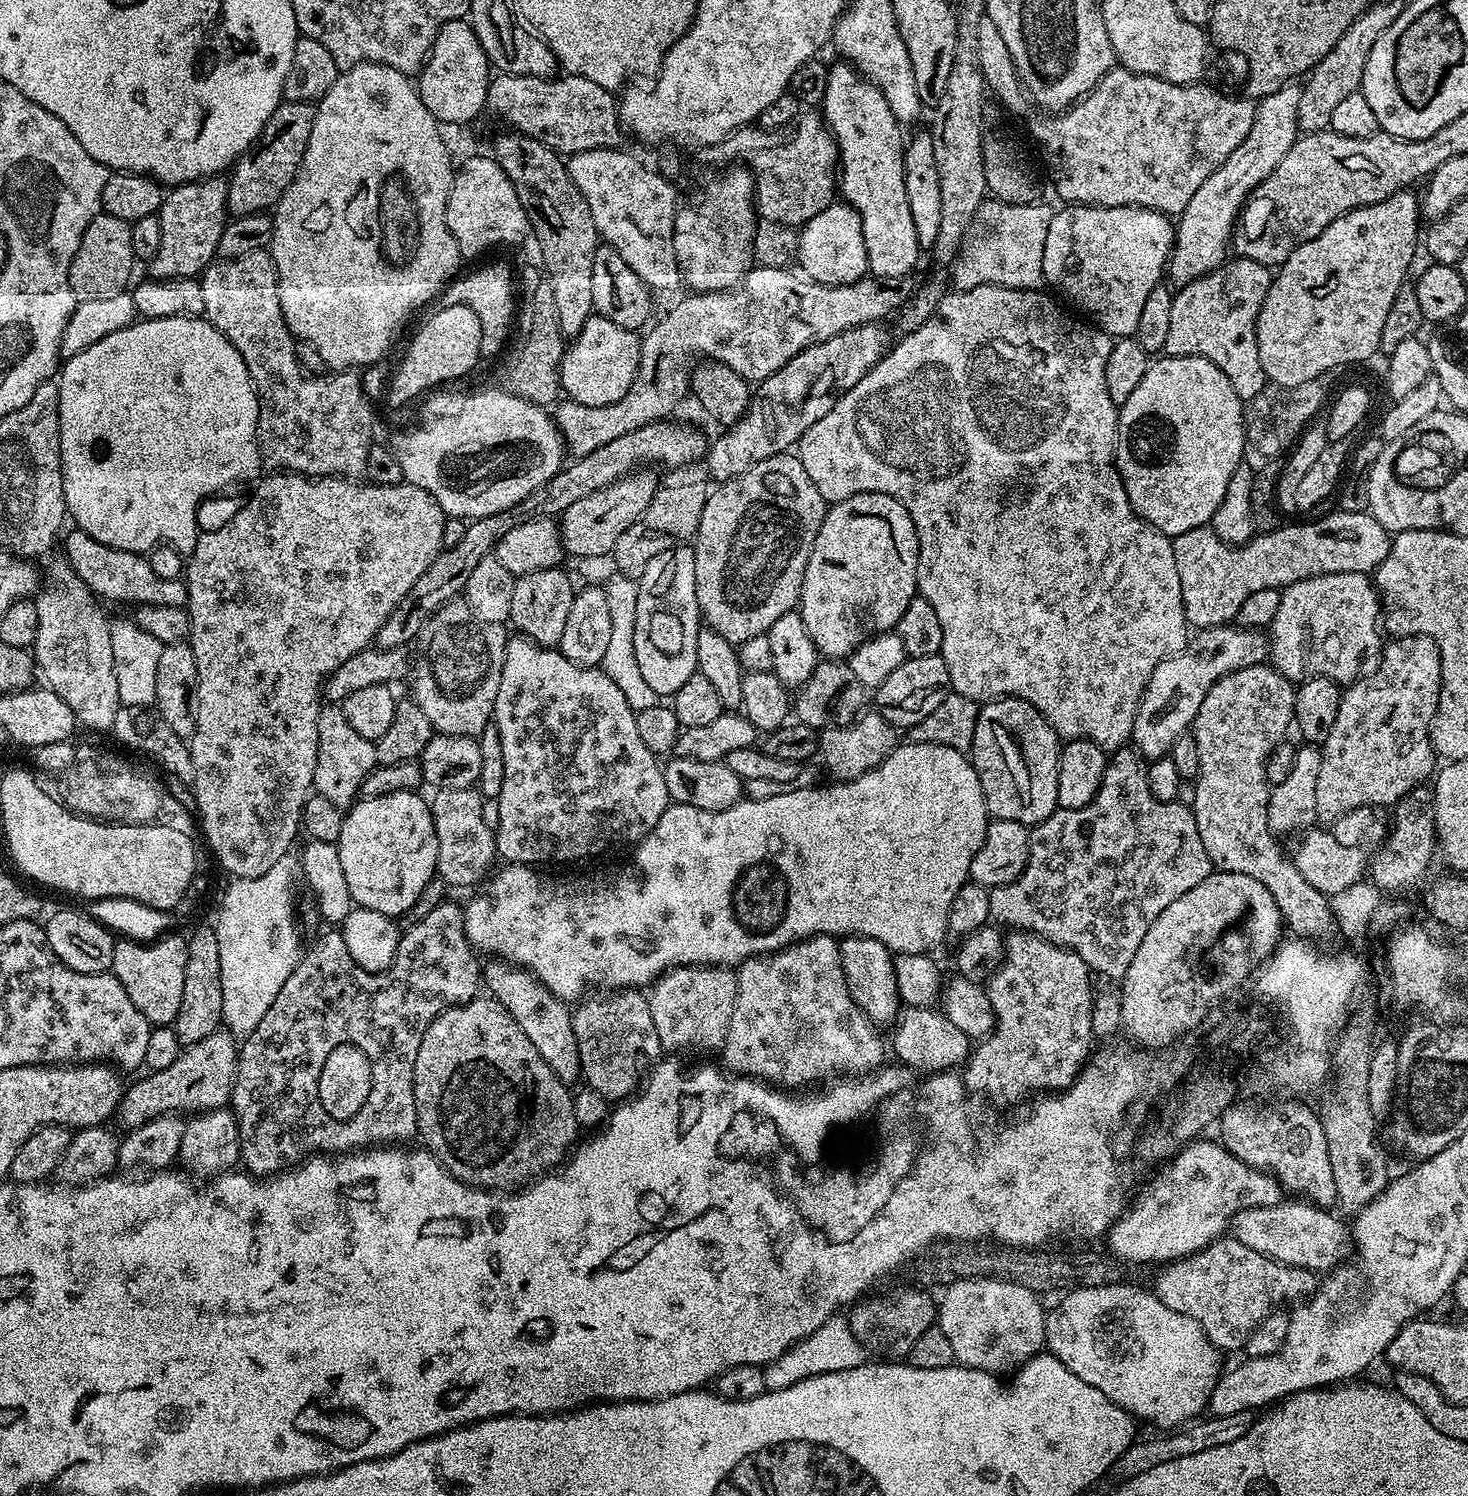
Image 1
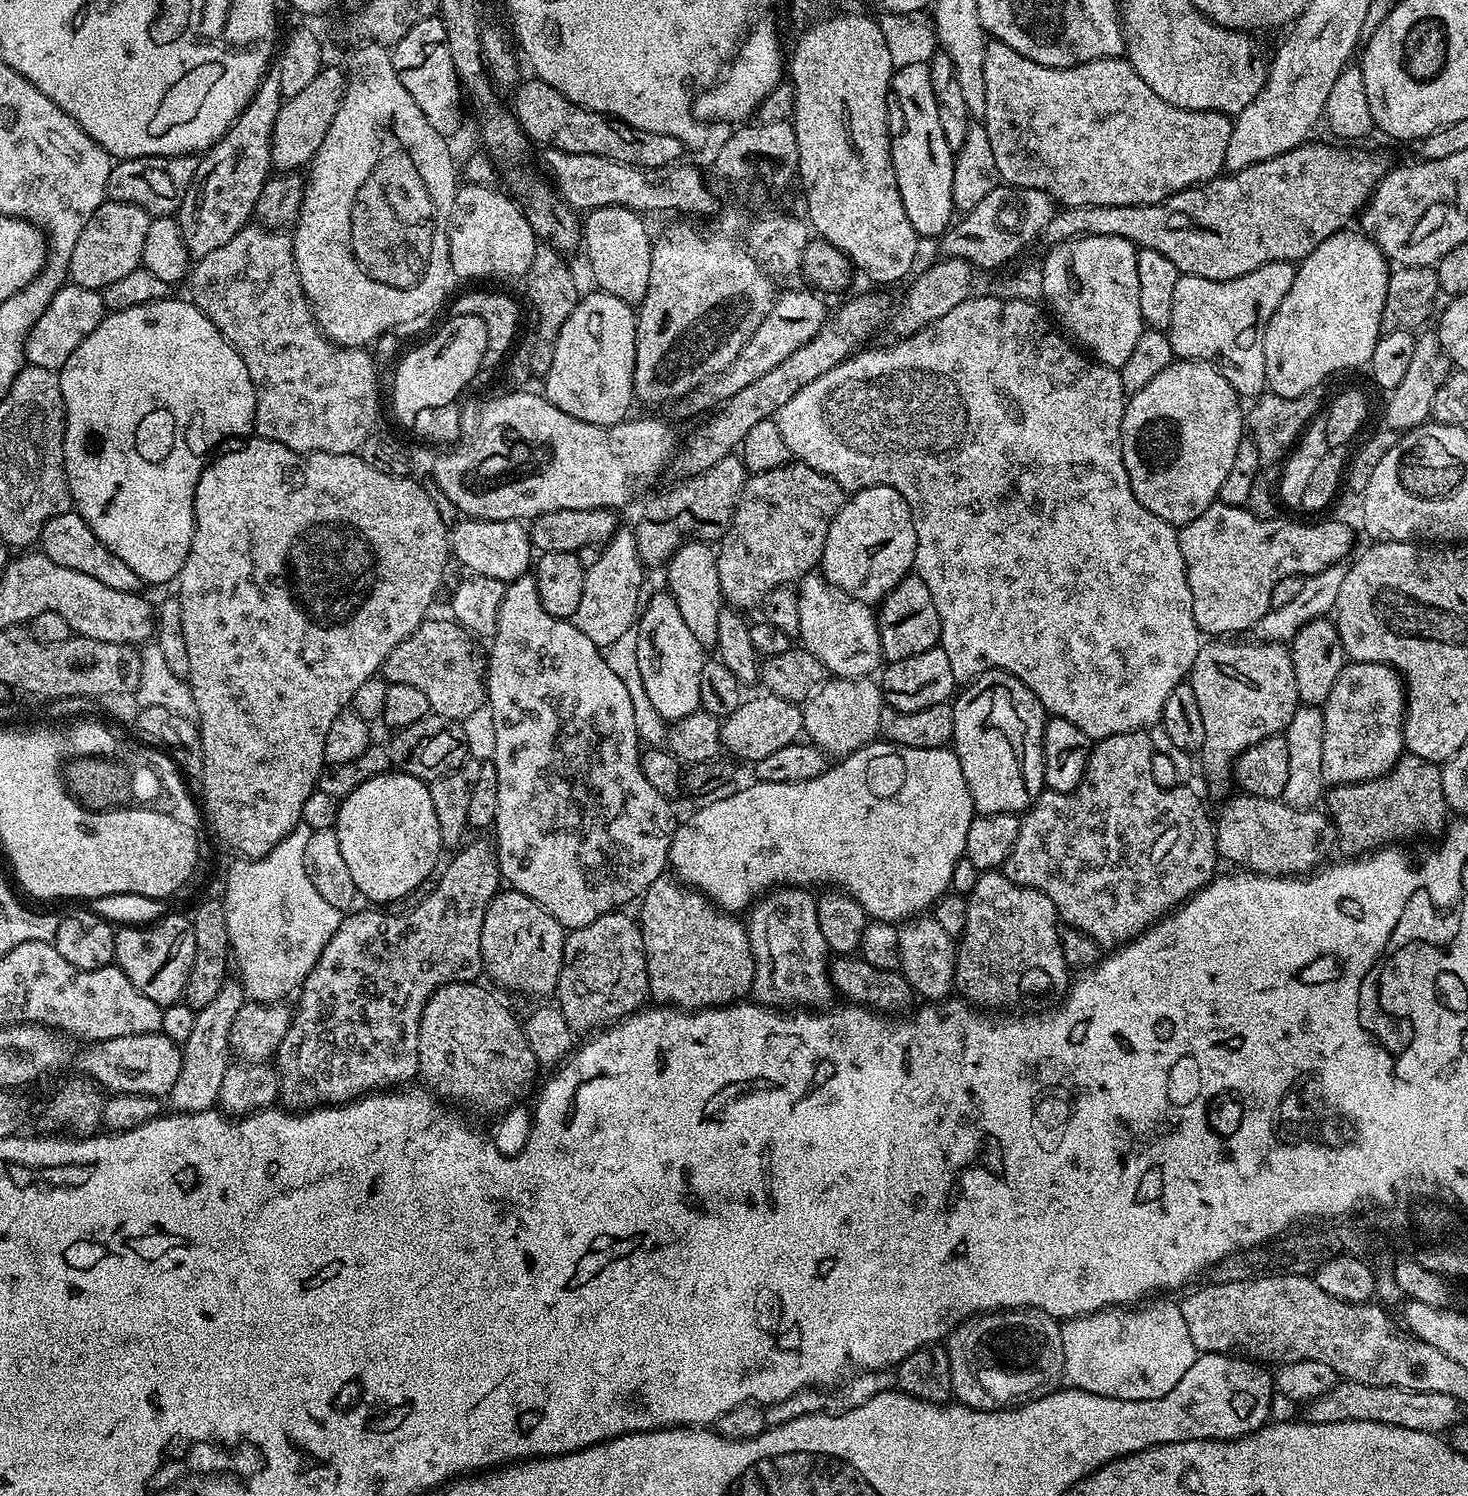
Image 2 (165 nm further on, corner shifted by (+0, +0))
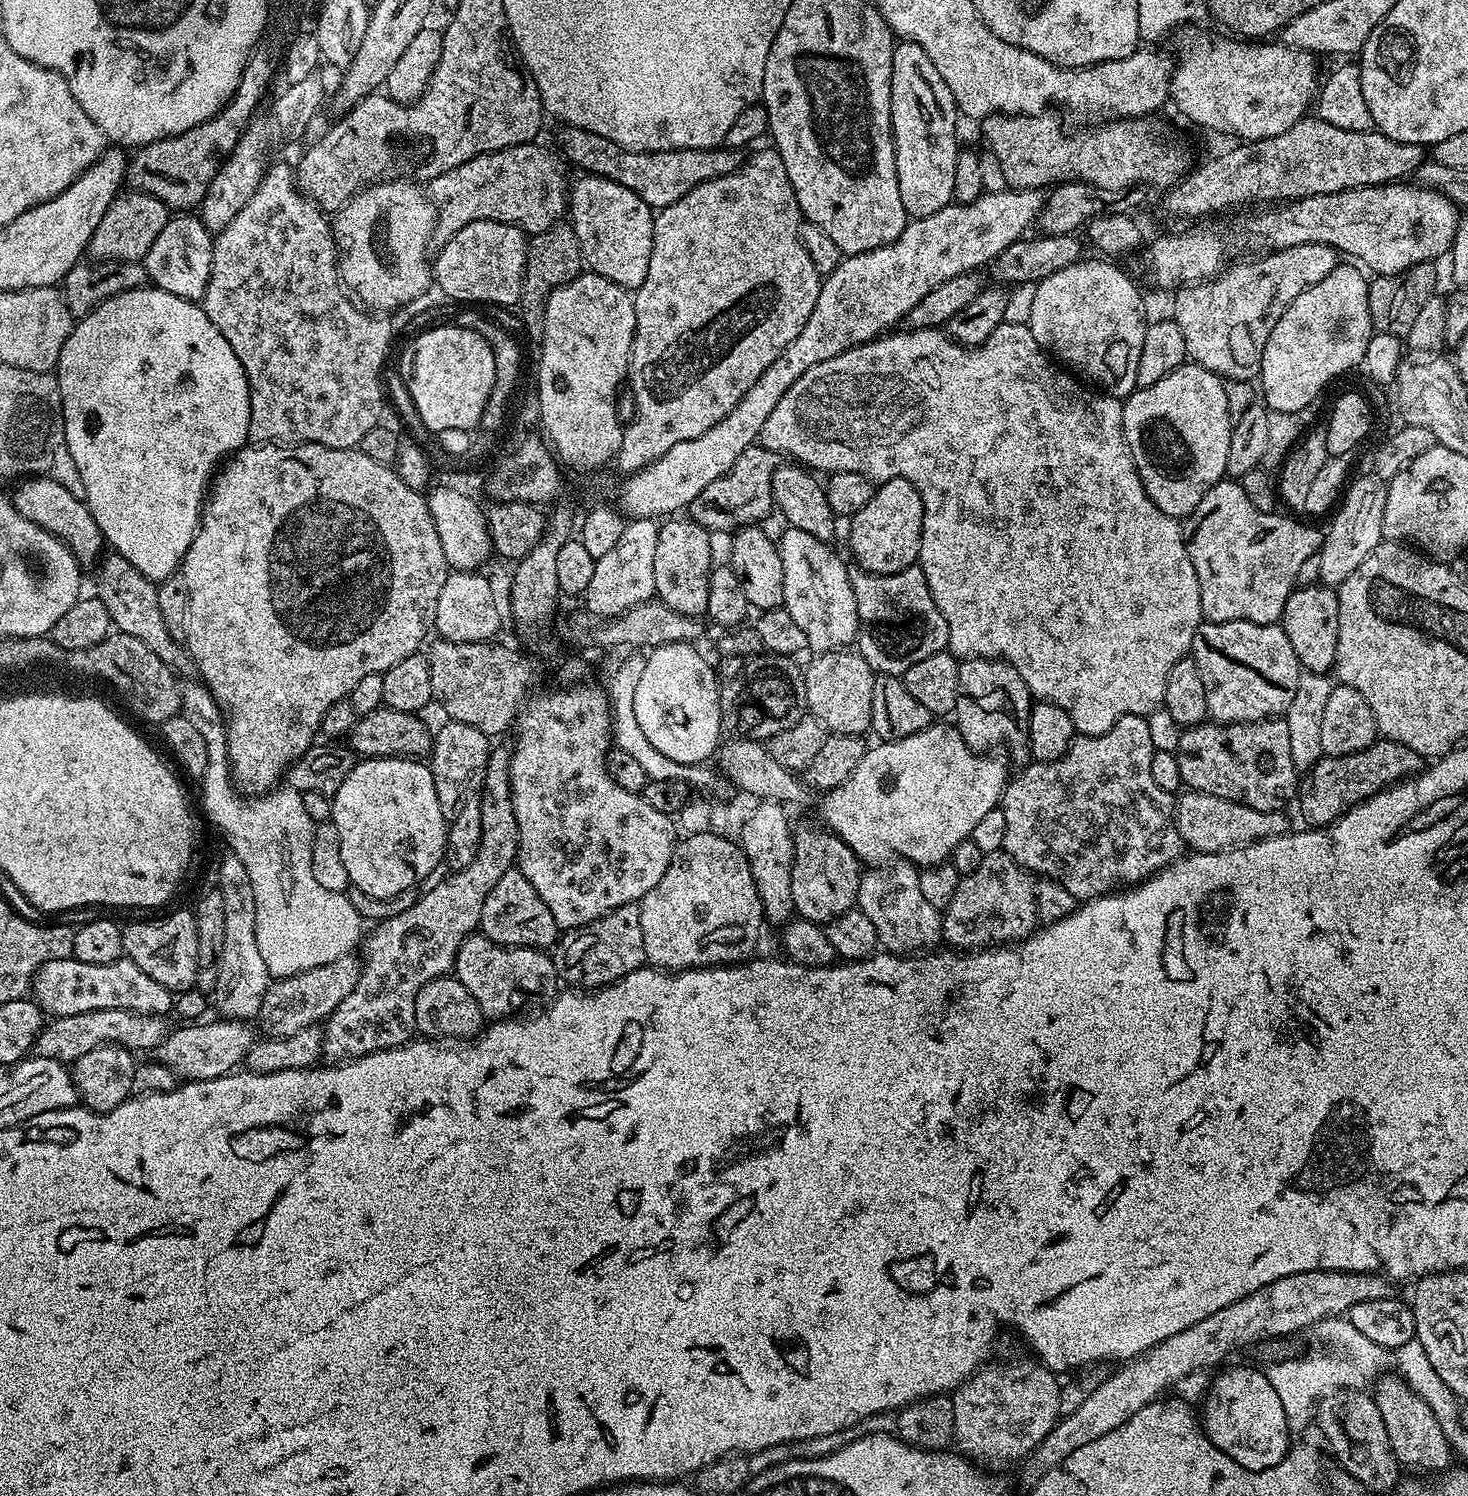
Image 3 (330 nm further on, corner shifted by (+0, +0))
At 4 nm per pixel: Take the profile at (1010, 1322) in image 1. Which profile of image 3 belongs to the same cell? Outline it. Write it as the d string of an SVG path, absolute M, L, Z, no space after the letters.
M1031 1359L1004 1360L1001 1364L985 1363L951 1393L956 1431L954 1440L957 1445L960 1443L959 1451L963 1455L981 1465L1012 1463L1015 1465L1031 1454L1040 1445L1042 1438L1046 1438L1046 1434L1050 1434L1050 1430L1062 1415L1060 1384L1056 1381L1059 1379L1057 1373L1050 1371L1039 1359Z

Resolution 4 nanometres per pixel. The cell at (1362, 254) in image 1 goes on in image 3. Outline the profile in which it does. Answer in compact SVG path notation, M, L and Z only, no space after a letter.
M1348 262L1337 263L1336 268L1330 270L1330 274L1322 278L1322 282L1318 282L1318 286L1310 286L1310 290L1302 290L1302 294L1298 294L1298 298L1290 302L1282 318L1278 318L1274 330L1270 330L1270 338L1266 338L1266 350L1262 350L1258 388L1261 393L1264 391L1263 403L1271 411L1302 410L1302 406L1316 404L1318 400L1316 395L1335 376L1350 371L1355 364L1357 367L1363 361L1366 346L1374 331L1368 301L1370 280L1359 267L1344 263Z

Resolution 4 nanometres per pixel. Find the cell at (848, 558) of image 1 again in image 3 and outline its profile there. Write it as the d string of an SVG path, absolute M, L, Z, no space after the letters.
M895 476L892 480L883 481L873 491L870 502L866 502L866 506L862 506L862 510L858 510L855 516L851 517L852 529L848 532L848 544L852 547L855 563L864 571L874 574L894 574L913 567L920 558L923 513L922 498L918 494L918 490L914 490L914 486L910 482L906 482L906 478Z

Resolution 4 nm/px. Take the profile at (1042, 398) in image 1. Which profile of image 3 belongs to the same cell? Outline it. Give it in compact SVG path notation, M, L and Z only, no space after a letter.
M1000 324L986 342L975 346L958 344L947 331L939 328L900 331L859 344L826 362L818 362L818 366L810 366L810 370L778 398L778 406L774 406L770 418L766 418L758 443L777 454L785 452L788 455L785 457L817 473L860 472L873 482L897 476L906 478L906 482L918 490L924 507L918 567L924 571L934 606L938 606L946 618L947 651L953 656L961 661L1003 660L1014 666L1033 697L1045 704L1062 706L1082 736L1106 734L1123 716L1151 716L1163 705L1166 678L1170 670L1174 670L1174 662L1191 653L1192 639L1202 623L1200 591L1181 521L1158 510L1142 486L1124 437L1123 403L1115 396L1093 390L1071 371L1057 366L1053 357L1040 347L1027 324Z

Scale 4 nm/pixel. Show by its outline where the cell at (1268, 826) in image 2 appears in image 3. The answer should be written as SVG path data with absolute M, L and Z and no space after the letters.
M1191 790L1181 791L1175 806L1178 834L1183 838L1185 845L1196 854L1228 852L1232 848L1242 848L1246 844L1253 844L1256 840L1283 836L1290 828L1283 811L1254 810L1245 804Z

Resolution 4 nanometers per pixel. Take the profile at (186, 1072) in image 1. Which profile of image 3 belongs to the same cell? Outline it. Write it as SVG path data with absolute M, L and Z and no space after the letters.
M349 954L326 966L314 966L314 970L306 970L297 976L273 979L262 998L258 1017L259 1031L265 1037L286 1038L290 1034L298 1034L298 1030L306 1026L327 1020L338 1002L342 1002L342 998L346 998L346 994L350 994L350 990L358 986L362 964L354 957L355 955Z

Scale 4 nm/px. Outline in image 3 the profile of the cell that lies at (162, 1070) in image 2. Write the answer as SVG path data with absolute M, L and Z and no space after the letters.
M215 1019L209 1024L188 1022L180 1026L184 1028L173 1029L169 1036L154 1049L155 1059L184 1082L218 1078L239 1069L248 1059L248 1052L258 1036L257 1029L246 1020Z

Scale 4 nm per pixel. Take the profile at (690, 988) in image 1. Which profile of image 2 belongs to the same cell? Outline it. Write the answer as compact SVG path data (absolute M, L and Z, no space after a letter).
M668 874L659 876L645 890L638 907L653 1001L681 1010L699 1010L735 1004L751 993L754 954L745 921L739 915L717 908L703 892Z

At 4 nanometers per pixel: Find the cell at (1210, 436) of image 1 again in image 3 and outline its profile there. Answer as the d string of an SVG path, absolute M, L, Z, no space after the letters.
M1185 362L1178 370L1166 374L1154 386L1137 388L1123 401L1122 426L1134 466L1140 475L1146 494L1166 514L1187 518L1198 502L1218 481L1226 476L1226 454L1230 454L1232 423L1227 410L1225 381L1201 364Z

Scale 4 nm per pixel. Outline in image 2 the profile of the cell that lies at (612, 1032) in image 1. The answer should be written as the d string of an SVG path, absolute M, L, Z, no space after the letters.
M625 911L608 912L595 919L590 926L571 929L565 935L564 964L559 972L559 982L554 994L558 998L557 1007L574 1032L600 1030L639 1011L649 999L648 988L644 935L639 923L626 915Z

